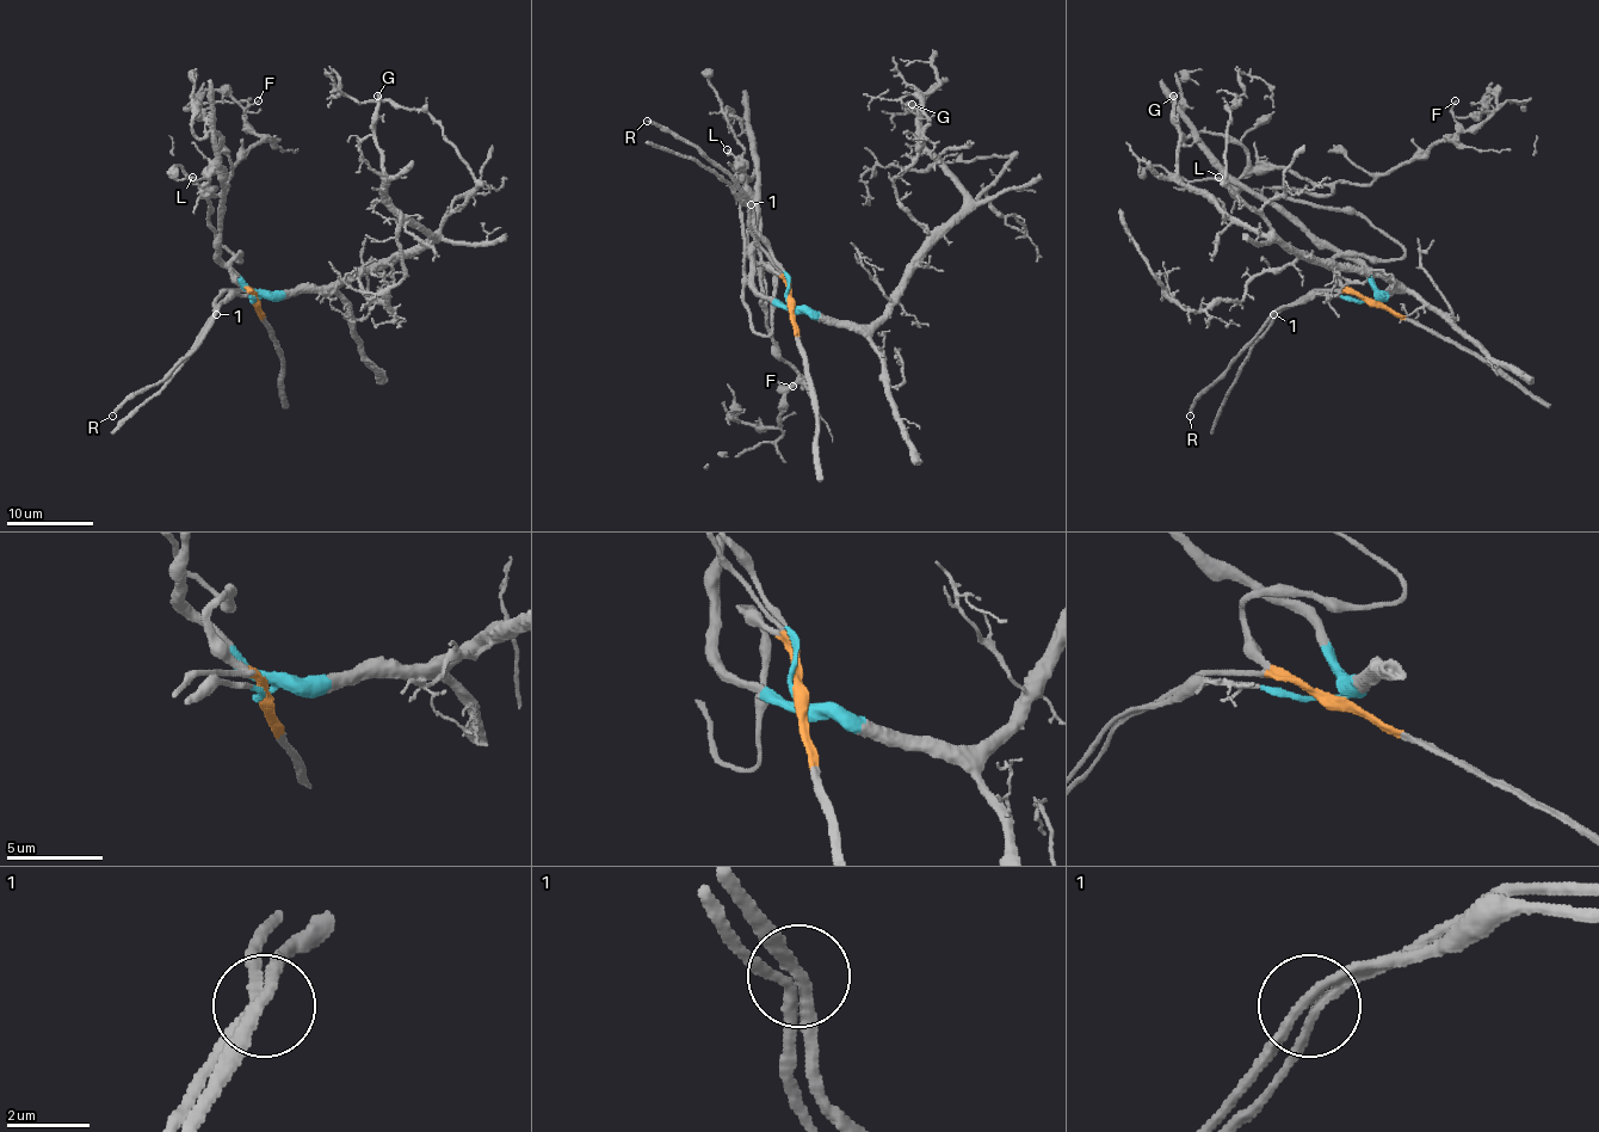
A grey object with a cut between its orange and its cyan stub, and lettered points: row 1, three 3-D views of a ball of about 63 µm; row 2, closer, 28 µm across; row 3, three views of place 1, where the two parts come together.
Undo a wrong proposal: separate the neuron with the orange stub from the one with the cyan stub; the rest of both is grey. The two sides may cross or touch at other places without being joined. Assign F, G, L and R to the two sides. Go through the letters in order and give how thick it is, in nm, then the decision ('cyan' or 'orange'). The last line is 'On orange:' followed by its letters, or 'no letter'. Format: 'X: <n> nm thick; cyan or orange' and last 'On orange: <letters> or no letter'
F: 110 nm thick; orange
G: 300 nm thick; cyan
L: 140 nm thick; orange
R: 170 nm thick; cyan
On orange: F, L

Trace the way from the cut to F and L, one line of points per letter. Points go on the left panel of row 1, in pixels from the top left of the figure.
F: (255, 302), (230, 265), (239, 254), (217, 241), (209, 190), (226, 188), (263, 140), (245, 123), (258, 102)
L: (255, 302), (254, 294), (230, 265), (239, 254), (236, 259), (217, 241), (209, 219), (209, 201), (193, 177)

